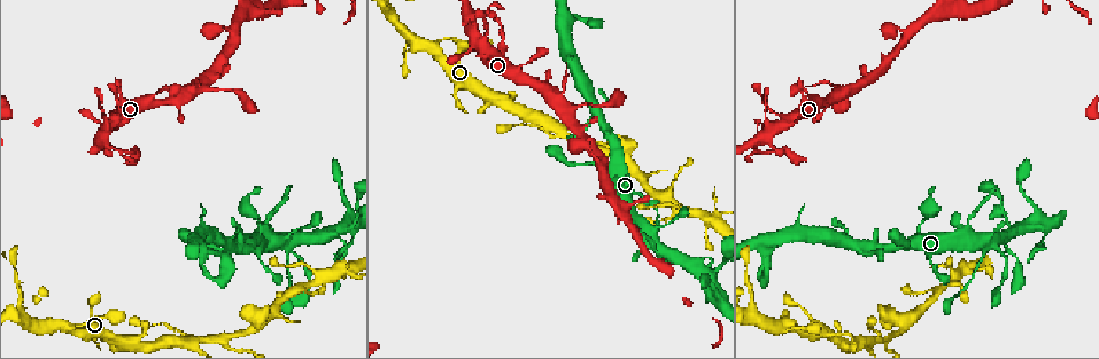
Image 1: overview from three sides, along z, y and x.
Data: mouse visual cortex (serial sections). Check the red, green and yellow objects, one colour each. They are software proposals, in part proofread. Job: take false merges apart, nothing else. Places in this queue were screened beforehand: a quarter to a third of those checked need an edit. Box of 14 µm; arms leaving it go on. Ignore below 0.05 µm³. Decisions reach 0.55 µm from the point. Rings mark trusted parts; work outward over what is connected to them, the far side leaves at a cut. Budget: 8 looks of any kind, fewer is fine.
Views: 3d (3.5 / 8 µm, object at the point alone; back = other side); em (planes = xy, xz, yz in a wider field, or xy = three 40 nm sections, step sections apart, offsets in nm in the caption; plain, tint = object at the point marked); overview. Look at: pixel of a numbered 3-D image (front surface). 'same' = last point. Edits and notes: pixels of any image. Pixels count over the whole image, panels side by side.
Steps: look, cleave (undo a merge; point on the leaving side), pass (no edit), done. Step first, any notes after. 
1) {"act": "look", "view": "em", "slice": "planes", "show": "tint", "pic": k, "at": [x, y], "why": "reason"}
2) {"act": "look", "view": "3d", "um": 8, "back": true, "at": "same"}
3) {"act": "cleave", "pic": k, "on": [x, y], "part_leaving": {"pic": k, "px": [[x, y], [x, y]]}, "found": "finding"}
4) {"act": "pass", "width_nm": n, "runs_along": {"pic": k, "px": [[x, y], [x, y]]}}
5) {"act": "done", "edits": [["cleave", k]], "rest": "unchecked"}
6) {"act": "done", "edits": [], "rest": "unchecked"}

{"act": "look", "view": "3d", "um": 3.5, "pic": 1, "at": [404, 53], "why": "narrows sharply"}

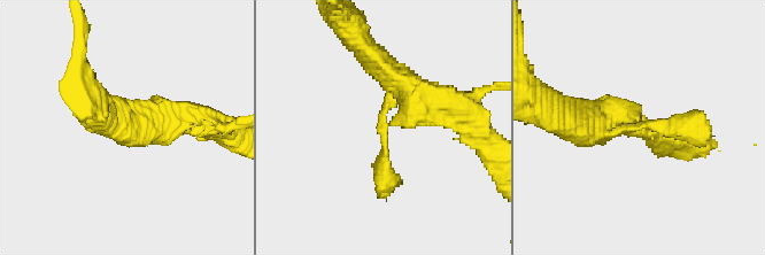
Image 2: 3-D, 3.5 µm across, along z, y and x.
{"act": "look", "view": "em", "slice": "xy", "step": 2, "show": "tint", "pic": 2, "at": [385, 125], "why": "shape alone is not enough"}

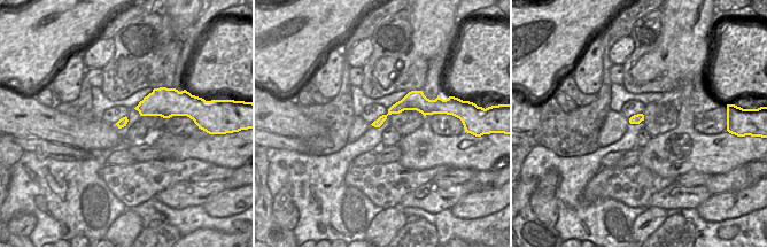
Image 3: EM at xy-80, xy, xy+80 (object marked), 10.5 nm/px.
{"act": "pass", "runs_along": {"pic": 3, "px": [[431, 108], [402, 105], [377, 124]]}, "found": "continuous, no second cell"}

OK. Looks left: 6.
{"act": "look", "view": "em", "slice": "xy", "step": 5, "show": "tint", "pic": 1, "at": [889, 340], "why": "side arm on a straight run"}

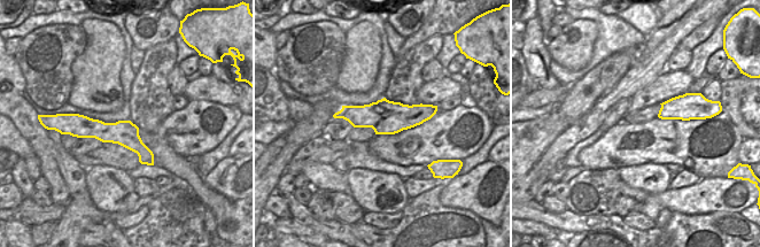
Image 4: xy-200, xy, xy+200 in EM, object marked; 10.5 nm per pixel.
{"act": "look", "view": "3d", "um": 3.5, "at": "same", "why": "see where the arms go"}

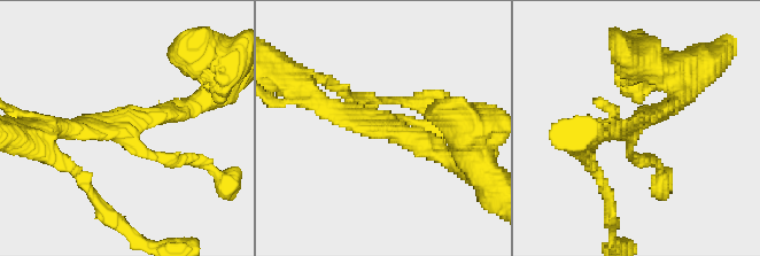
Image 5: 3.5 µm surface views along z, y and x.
{"act": "pass", "arms": 3, "arm_widths_nm": [150, 250, 250], "runs_along": {"pic": 5, "px": [[304, 94], [442, 156]]}, "found": "continuous, no second cell"}

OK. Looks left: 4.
{"act": "look", "view": "3d", "um": 3.5, "back": true, "pic": 1, "at": [987, 246], "why": "small branch off a trunk"}

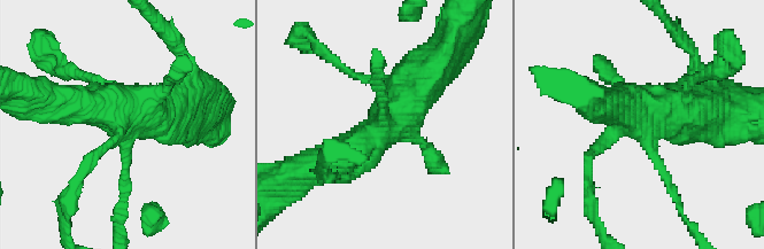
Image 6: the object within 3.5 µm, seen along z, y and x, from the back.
{"act": "look", "view": "em", "slice": "xy", "step": 5, "show": "tint", "pic": 6, "at": [127, 129], "why": "need the tissue"}

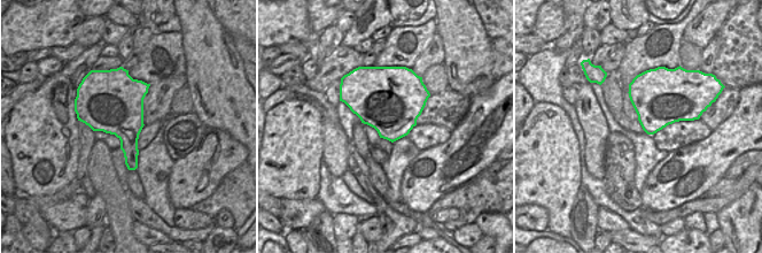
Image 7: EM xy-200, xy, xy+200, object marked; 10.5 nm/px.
{"act": "pass", "found": "all the same cell"}

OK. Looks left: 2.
{"act": "done", "edits": [], "rest": "unchecked"}

